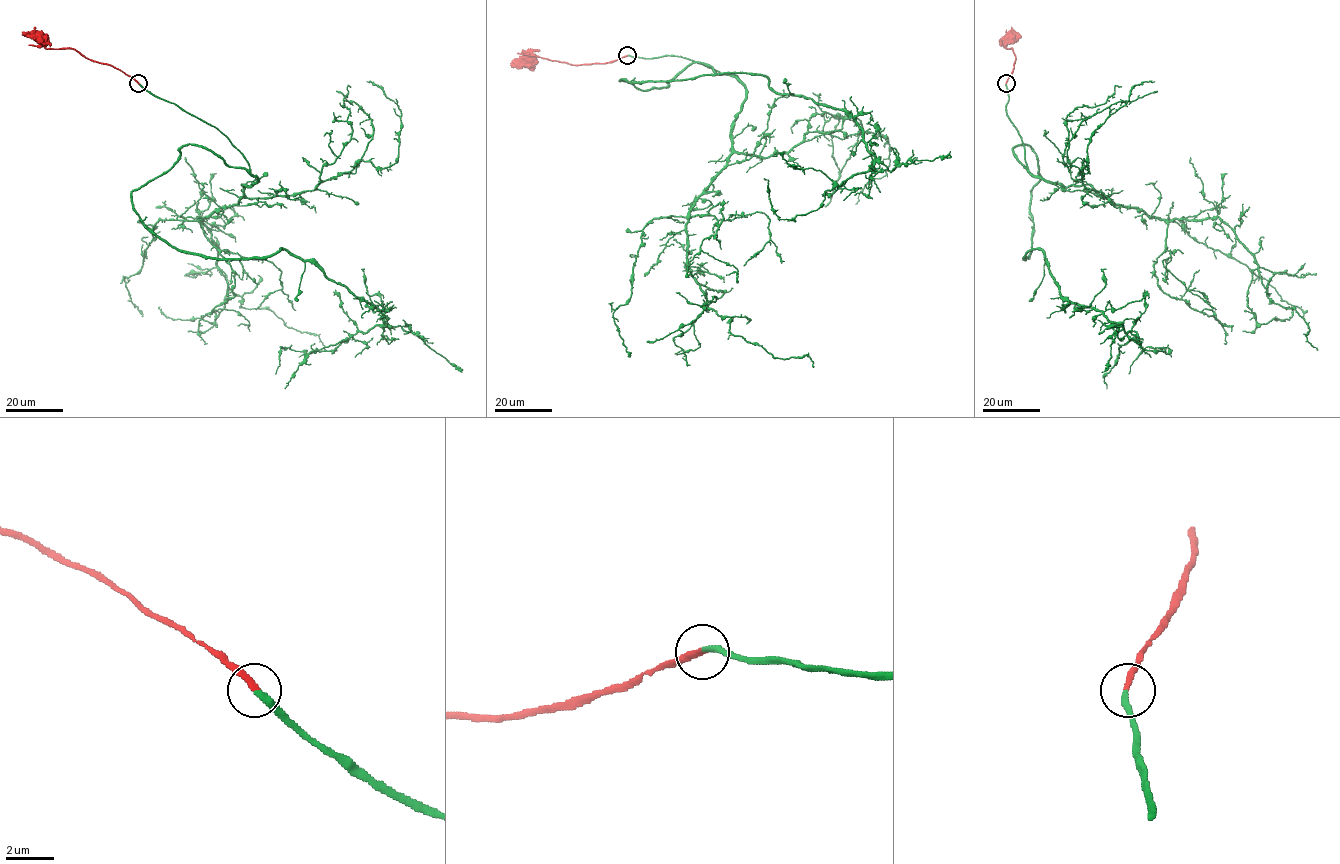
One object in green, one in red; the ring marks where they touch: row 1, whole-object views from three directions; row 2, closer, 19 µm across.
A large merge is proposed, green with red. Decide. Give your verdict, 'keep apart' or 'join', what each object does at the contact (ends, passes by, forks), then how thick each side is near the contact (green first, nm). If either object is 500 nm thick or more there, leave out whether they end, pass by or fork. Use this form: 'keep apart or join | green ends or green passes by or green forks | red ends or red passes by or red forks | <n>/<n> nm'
join | green ends | red ends | 240/260 nm

